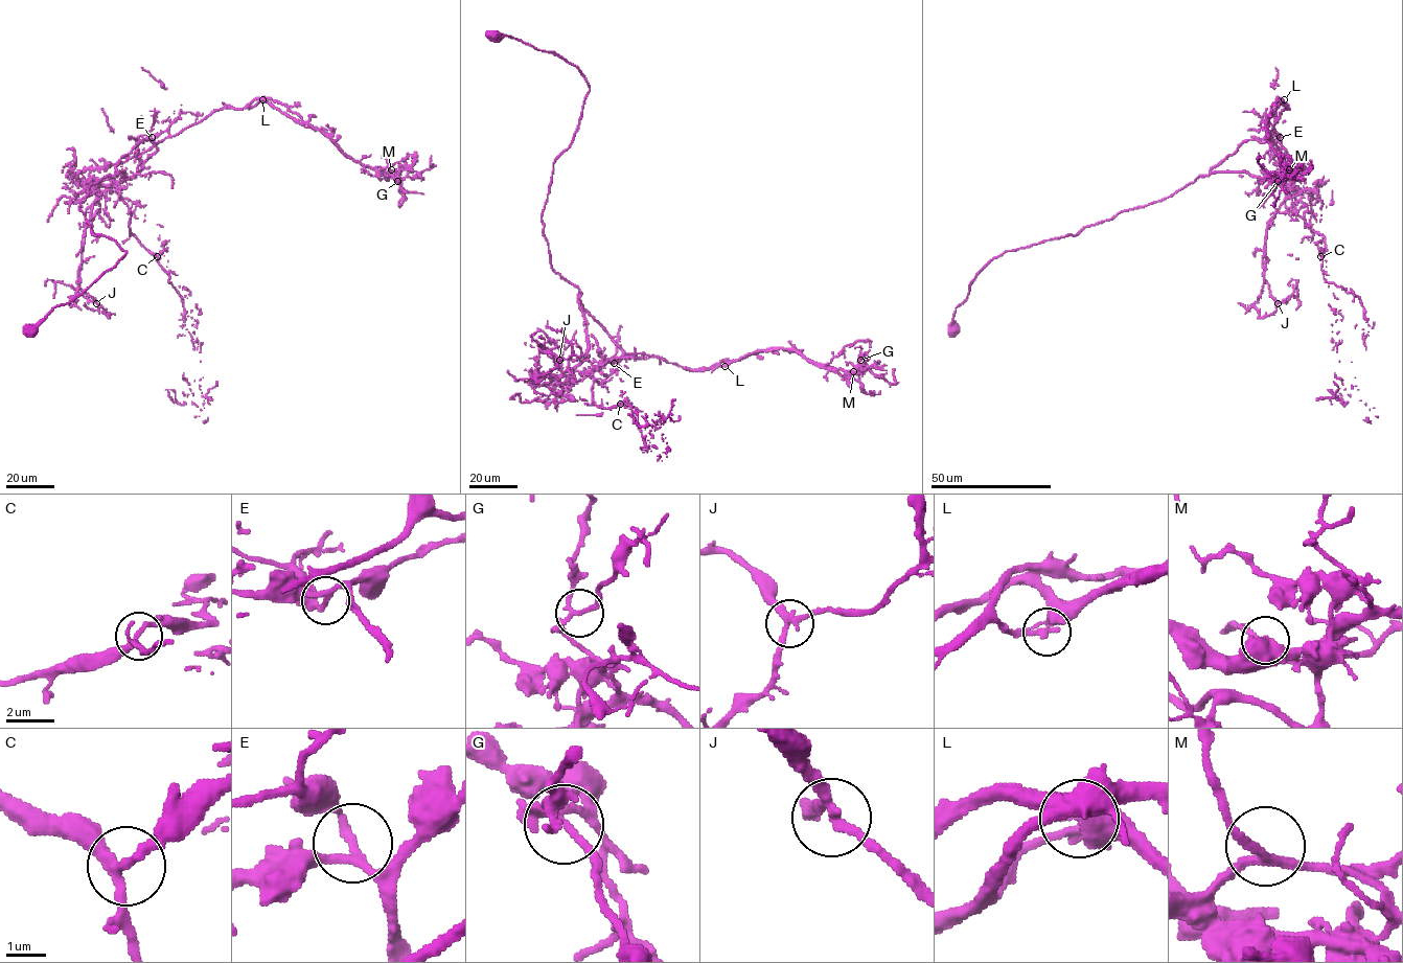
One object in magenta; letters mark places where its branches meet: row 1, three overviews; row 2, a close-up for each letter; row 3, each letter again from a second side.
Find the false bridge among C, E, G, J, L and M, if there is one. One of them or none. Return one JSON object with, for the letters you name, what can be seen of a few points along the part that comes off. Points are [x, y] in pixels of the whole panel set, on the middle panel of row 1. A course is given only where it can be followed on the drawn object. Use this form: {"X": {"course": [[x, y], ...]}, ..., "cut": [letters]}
{"L": {"course": [[725, 366], [572, 370], [575, 399], [601, 408], [622, 391], [644, 420], [659, 414], [650, 433], [667, 454]]}, "cut": ["L"]}

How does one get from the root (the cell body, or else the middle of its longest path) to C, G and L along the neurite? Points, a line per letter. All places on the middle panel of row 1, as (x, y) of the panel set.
C: (493, 33), (555, 52), (590, 88), (542, 222), (552, 269), (580, 293), (573, 370), (596, 406), (620, 404)
G: (493, 33), (590, 88), (542, 222), (625, 353), (860, 360)
L: (493, 33), (555, 52), (590, 88), (542, 212), (552, 269), (625, 353), (692, 370), (725, 366)

